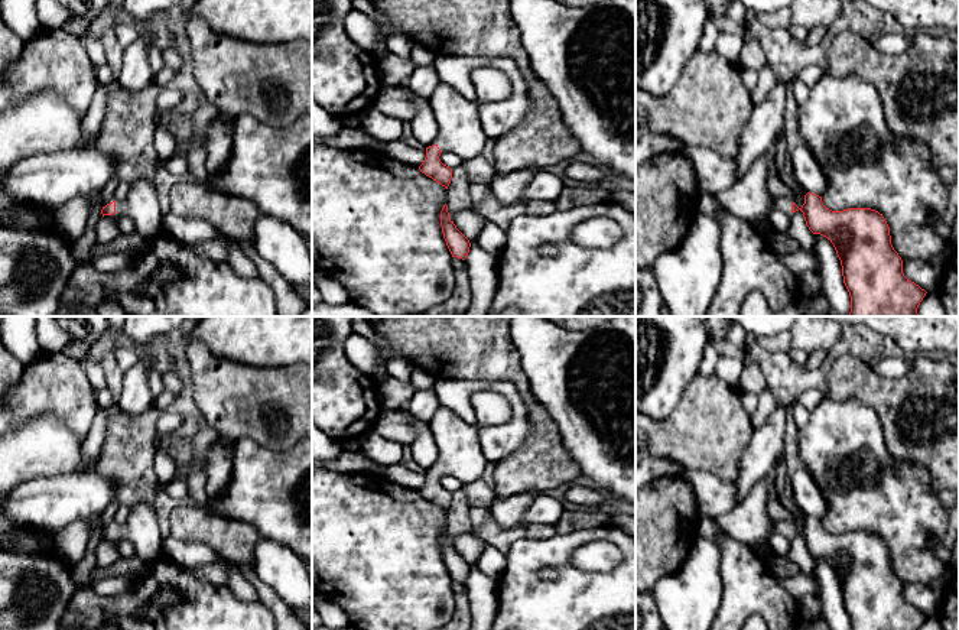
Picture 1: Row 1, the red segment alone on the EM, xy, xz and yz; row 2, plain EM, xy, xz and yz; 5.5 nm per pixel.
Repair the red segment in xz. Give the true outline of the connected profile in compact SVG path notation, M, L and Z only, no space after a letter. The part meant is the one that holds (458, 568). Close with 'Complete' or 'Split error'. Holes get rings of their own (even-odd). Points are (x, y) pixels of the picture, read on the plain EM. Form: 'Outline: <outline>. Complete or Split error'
Outline: M445 527L441 535L441 551L443 556L443 562L446 565L446 569L452 578L452 581L458 581L465 584L471 566L469 564L456 552L454 545L449 542L448 529Z. Complete

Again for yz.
Outline: M767 477L761 478L748 493L748 496L731 512L713 517L732 539L748 546L761 545L771 556L767 536L771 532L780 532L789 538L802 535L806 549L813 558L826 561L835 571L841 584L843 607L851 620L851 630L919 630L926 614L908 604L903 597L903 584L891 568L890 551L875 533L848 532L832 535L822 526L822 520L807 516L804 527L799 532L789 523L773 519L767 513L768 504Z. Split error

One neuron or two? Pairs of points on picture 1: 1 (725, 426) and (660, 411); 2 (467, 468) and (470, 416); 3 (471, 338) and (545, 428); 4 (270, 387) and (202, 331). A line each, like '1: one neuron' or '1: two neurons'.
1: two neurons
2: two neurons
3: one neuron
4: two neurons

